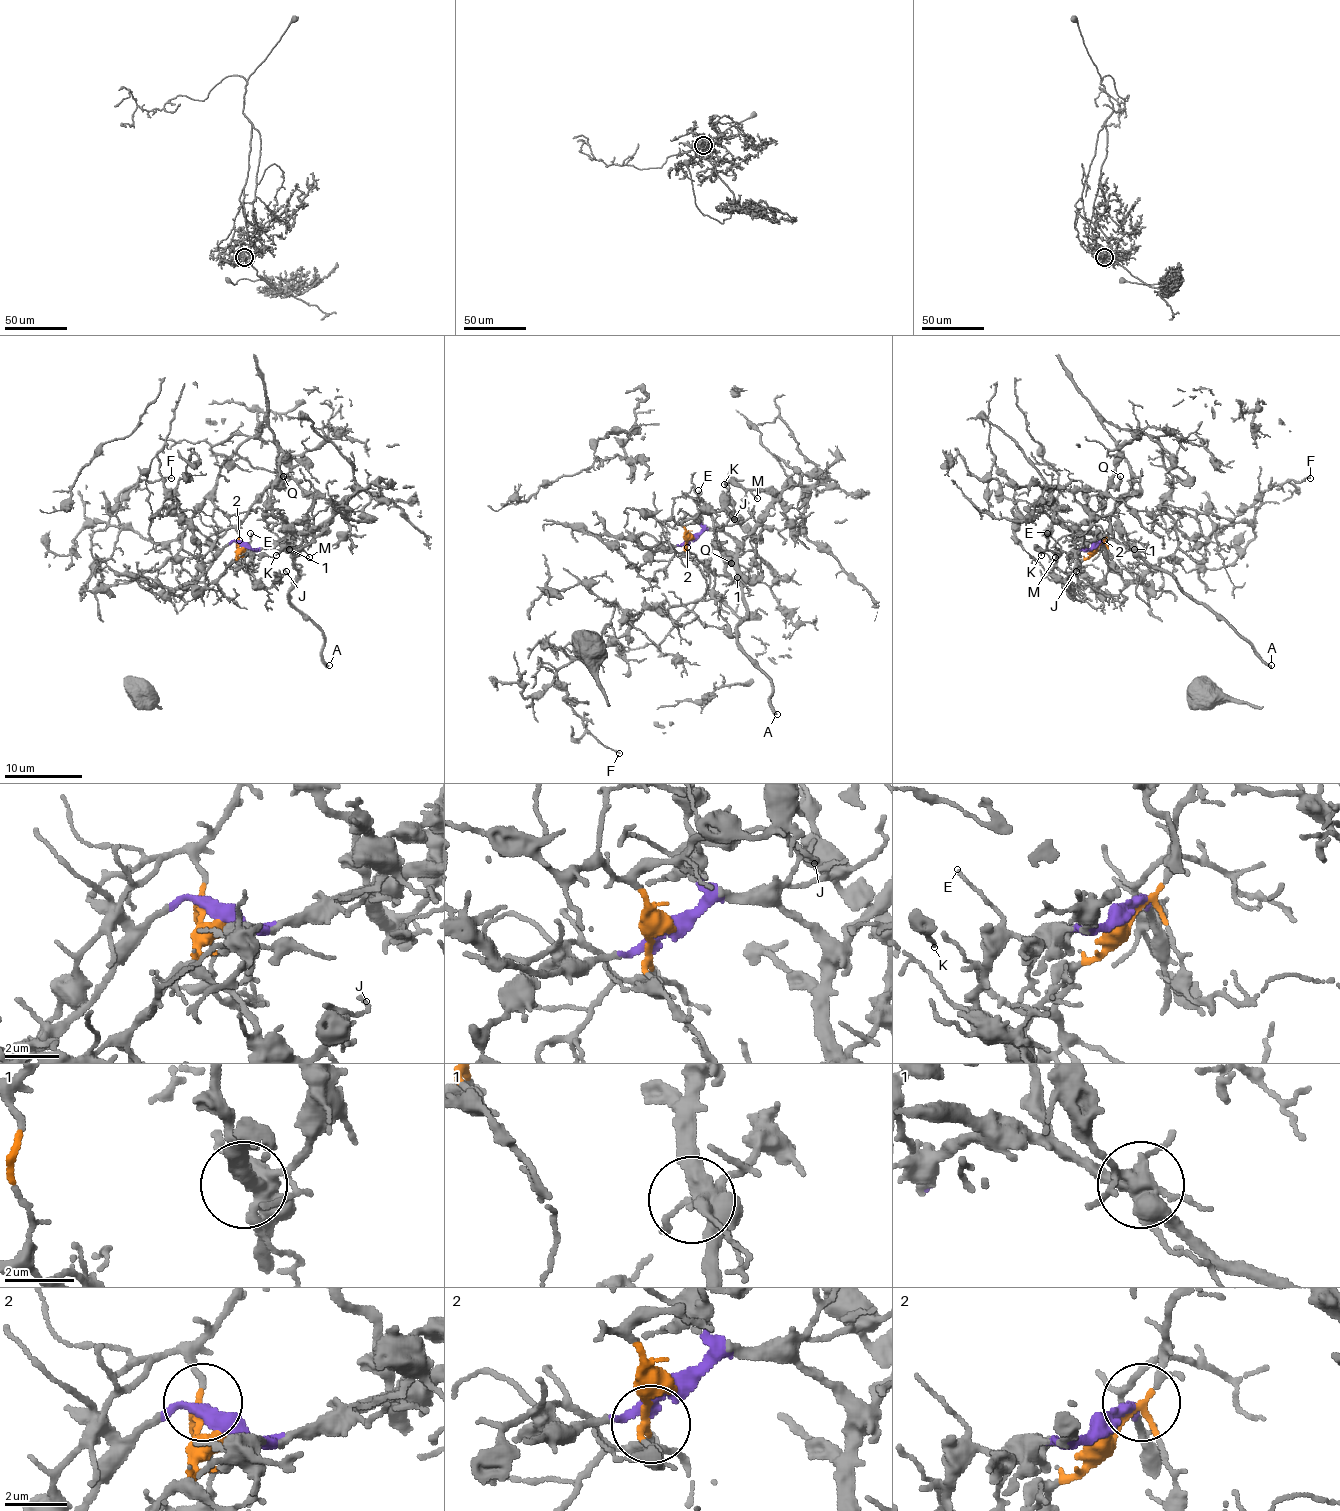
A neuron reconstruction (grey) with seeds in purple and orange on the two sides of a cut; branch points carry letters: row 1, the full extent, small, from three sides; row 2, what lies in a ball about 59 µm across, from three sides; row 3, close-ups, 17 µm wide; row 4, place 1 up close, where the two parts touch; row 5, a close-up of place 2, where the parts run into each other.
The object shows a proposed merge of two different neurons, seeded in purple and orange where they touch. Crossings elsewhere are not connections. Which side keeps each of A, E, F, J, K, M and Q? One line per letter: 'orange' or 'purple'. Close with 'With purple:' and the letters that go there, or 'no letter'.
A: purple
E: purple
F: orange
J: orange
K: purple
M: purple
Q: purple
With purple: A, E, K, M, Q

